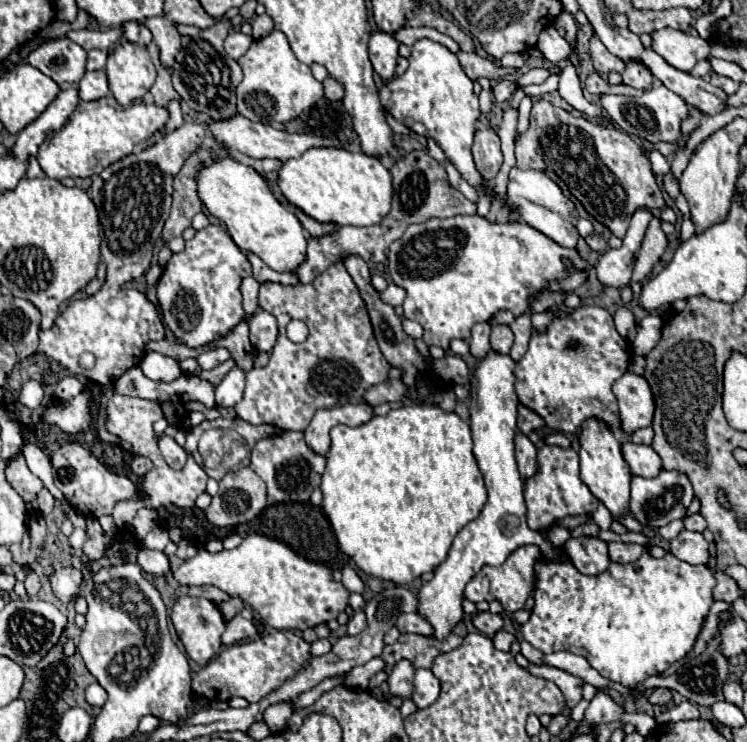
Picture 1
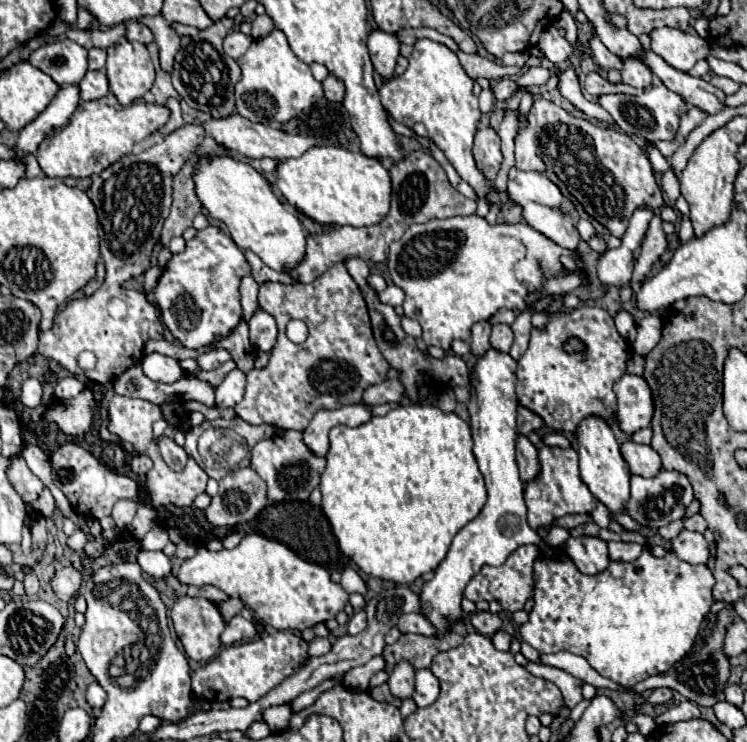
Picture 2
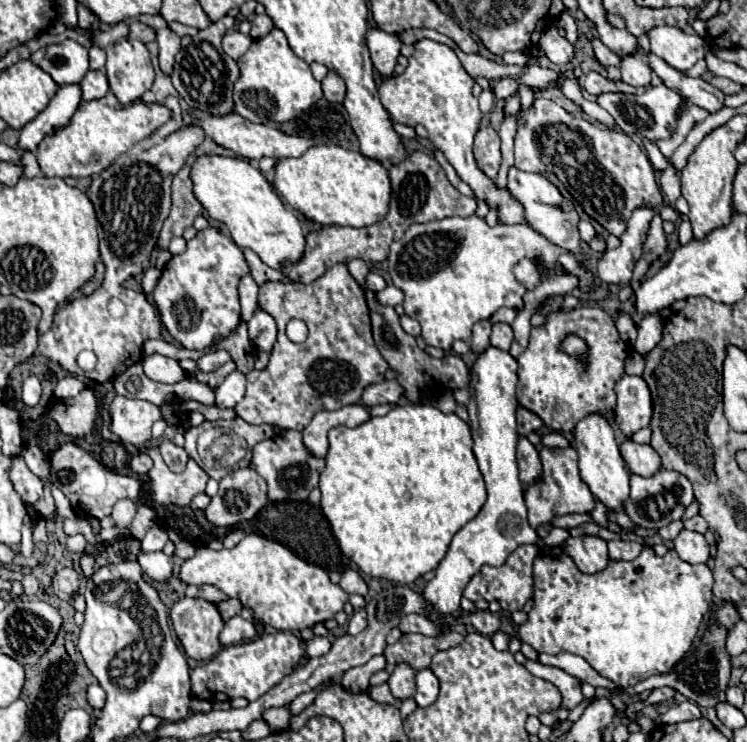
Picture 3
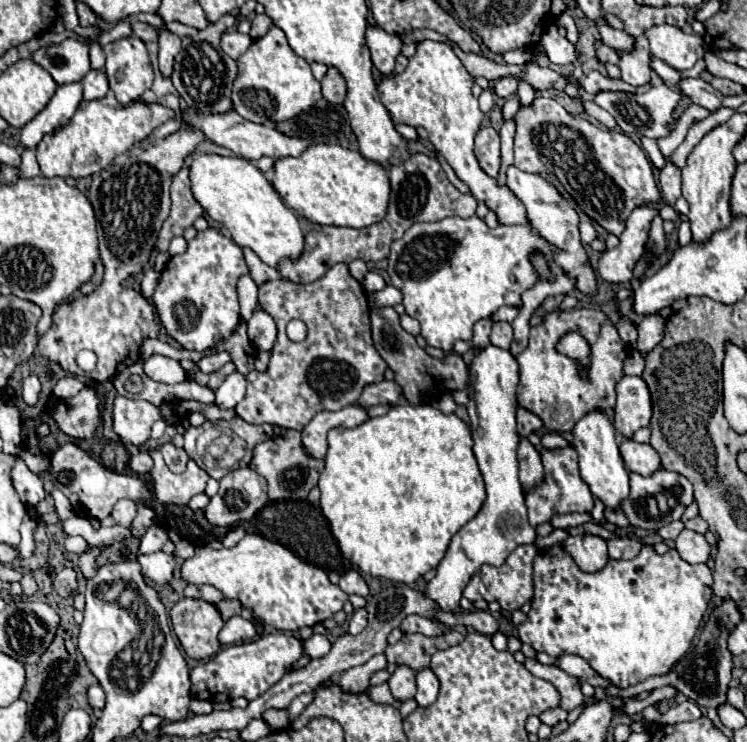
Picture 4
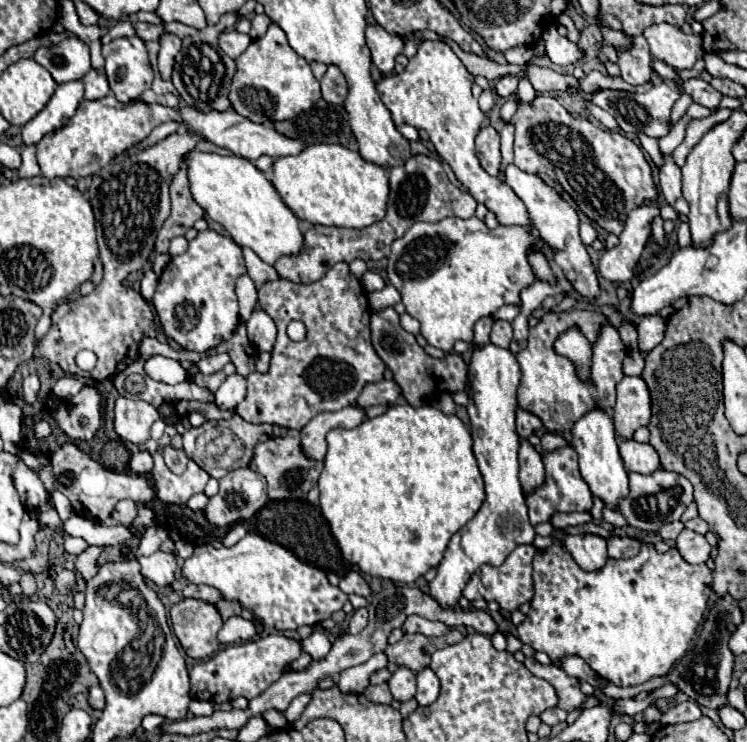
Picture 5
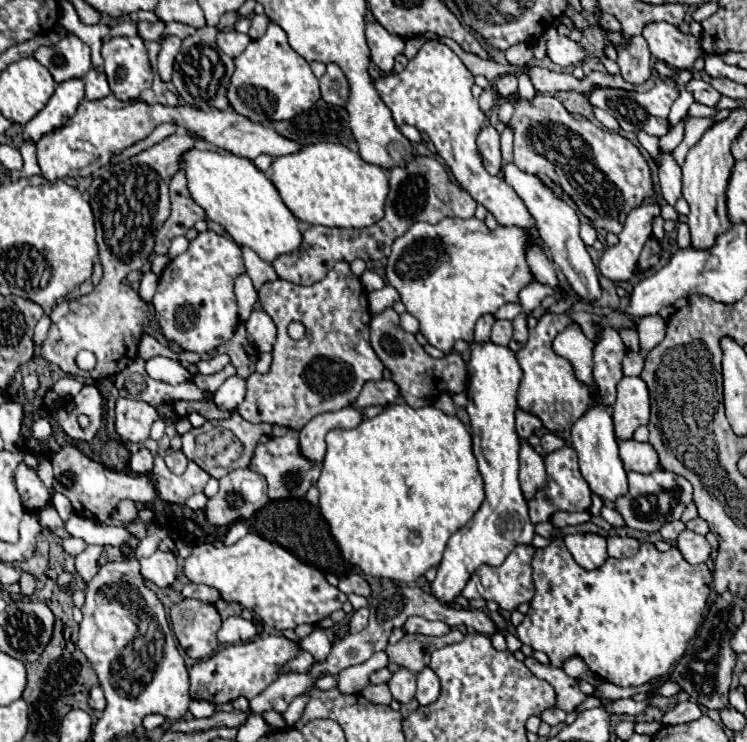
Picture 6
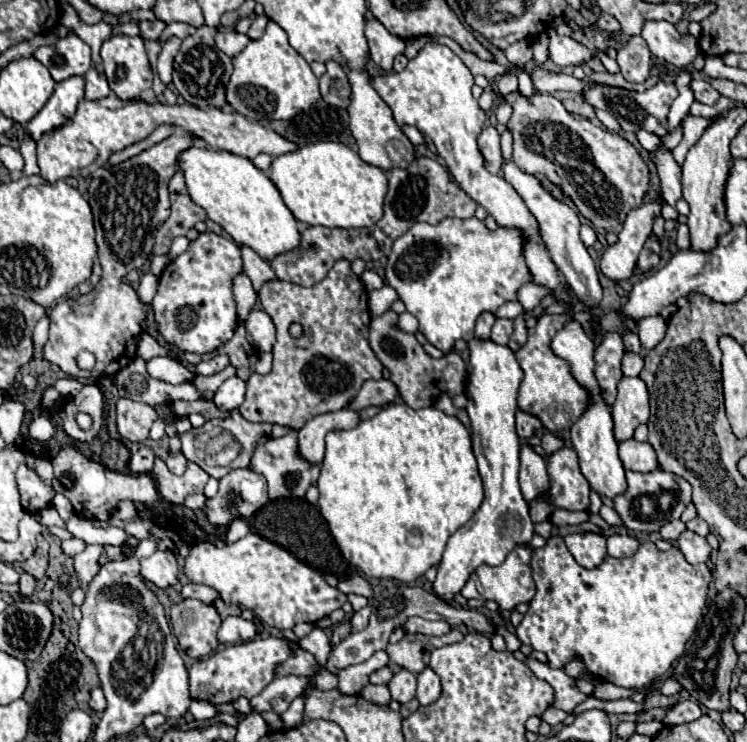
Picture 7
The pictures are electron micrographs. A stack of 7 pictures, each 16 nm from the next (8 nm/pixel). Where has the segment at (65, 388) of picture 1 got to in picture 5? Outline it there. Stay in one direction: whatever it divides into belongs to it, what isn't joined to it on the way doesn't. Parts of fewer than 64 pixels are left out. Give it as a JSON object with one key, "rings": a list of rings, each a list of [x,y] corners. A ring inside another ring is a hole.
{"rings":[[[64,376],[64,378],[60,378],[58,382],[56,382],[56,386],[54,386],[54,392],[56,392],[56,396],[60,398],[60,400],[68,400],[68,398],[72,398],[72,396],[76,396],[80,390],[82,390],[82,382],[80,380],[76,380],[76,378],[72,378],[72,376]]]}

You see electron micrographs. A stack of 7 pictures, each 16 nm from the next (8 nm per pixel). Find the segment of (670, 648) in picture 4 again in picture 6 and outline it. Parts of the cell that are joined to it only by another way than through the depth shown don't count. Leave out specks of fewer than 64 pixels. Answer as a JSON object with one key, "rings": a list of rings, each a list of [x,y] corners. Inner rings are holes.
{"rings":[[[552,536],[550,538],[550,544],[546,548],[538,548],[532,556],[532,577],[535,585],[535,595],[530,602],[530,610],[526,612],[522,624],[516,628],[516,636],[522,640],[522,644],[528,644],[532,646],[534,650],[540,650],[544,652],[548,658],[550,658],[550,664],[554,668],[562,668],[562,664],[568,660],[568,658],[582,658],[586,662],[586,666],[590,668],[590,672],[594,672],[598,678],[606,680],[606,682],[612,682],[616,686],[642,686],[642,684],[648,684],[650,680],[654,678],[660,678],[664,674],[668,674],[670,666],[686,652],[686,644],[688,640],[694,636],[696,628],[698,628],[698,622],[702,618],[702,610],[706,606],[706,600],[708,600],[708,594],[710,594],[710,582],[712,582],[712,572],[708,570],[706,564],[698,564],[698,566],[692,566],[684,560],[684,556],[680,556],[680,550],[678,548],[670,548],[668,552],[658,552],[656,546],[652,542],[644,542],[640,546],[640,550],[636,552],[636,556],[630,556],[630,558],[622,558],[622,560],[616,560],[616,558],[606,558],[606,562],[600,566],[600,568],[594,568],[594,570],[584,570],[576,564],[576,560],[572,558],[572,554],[566,550],[564,546],[564,540],[562,538],[556,538]]]}

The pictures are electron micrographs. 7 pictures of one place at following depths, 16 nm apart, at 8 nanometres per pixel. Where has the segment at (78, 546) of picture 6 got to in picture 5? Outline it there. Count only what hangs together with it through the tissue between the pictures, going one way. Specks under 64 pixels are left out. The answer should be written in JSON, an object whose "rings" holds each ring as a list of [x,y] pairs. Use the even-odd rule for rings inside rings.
{"rings":[[[67,537],[64,541],[64,548],[70,554],[78,555],[87,547],[88,544],[80,537]]]}

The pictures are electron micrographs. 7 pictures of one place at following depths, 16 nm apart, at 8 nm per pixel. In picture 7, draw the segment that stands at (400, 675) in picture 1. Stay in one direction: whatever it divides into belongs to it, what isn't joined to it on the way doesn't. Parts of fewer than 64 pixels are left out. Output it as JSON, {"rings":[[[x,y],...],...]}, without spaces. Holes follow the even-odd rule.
{"rings":[[[400,670],[398,674],[394,674],[388,688],[390,688],[392,700],[406,704],[416,696],[416,674],[412,674],[408,670]]]}

